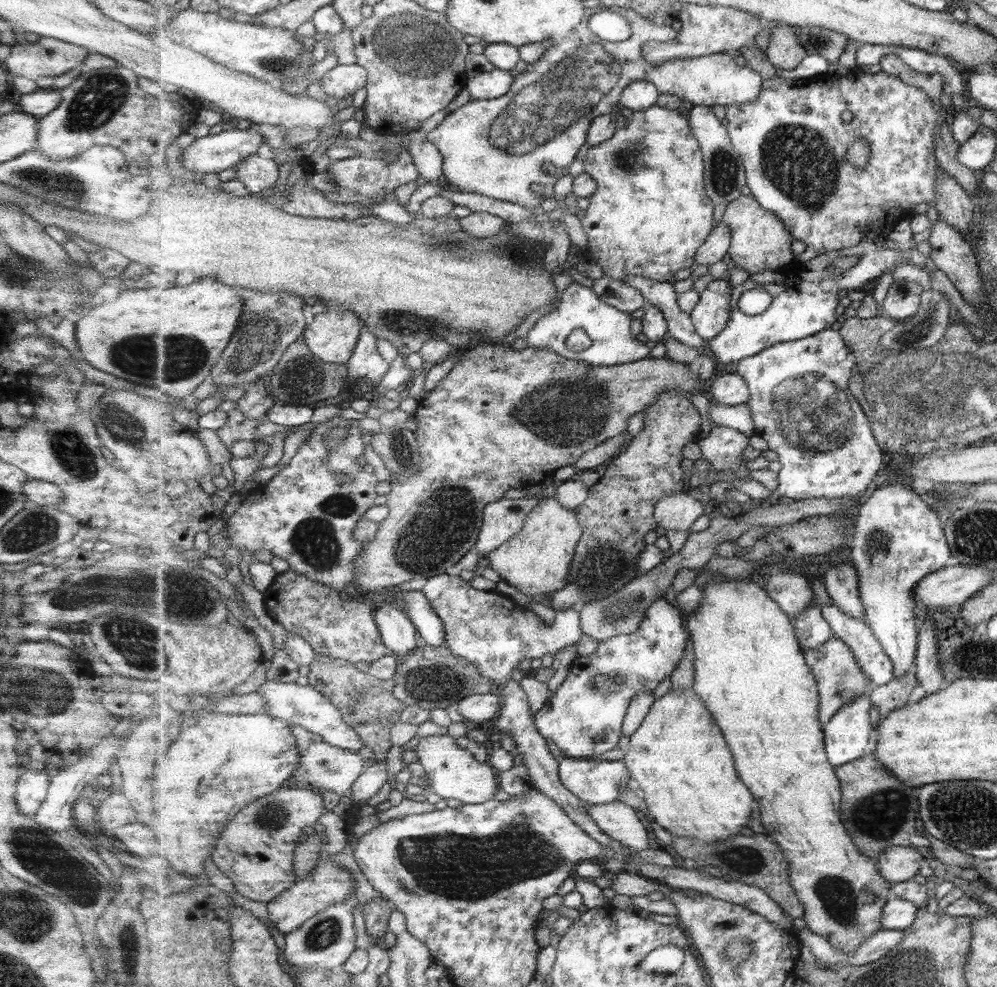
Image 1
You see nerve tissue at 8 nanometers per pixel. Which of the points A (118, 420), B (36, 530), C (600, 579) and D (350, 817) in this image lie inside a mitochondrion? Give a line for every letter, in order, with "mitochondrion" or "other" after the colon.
A: mitochondrion
B: mitochondrion
C: mitochondrion
D: other

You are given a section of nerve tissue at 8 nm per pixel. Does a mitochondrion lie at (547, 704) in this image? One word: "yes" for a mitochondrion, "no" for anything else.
no

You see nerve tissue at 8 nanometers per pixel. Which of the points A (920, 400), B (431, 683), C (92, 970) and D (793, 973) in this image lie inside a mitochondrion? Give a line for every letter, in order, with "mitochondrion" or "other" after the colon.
A: mitochondrion
B: mitochondrion
C: other
D: other

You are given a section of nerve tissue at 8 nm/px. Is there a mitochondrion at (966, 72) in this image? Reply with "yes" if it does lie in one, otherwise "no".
no

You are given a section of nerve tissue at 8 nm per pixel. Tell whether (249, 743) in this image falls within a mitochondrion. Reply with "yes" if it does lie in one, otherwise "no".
no

